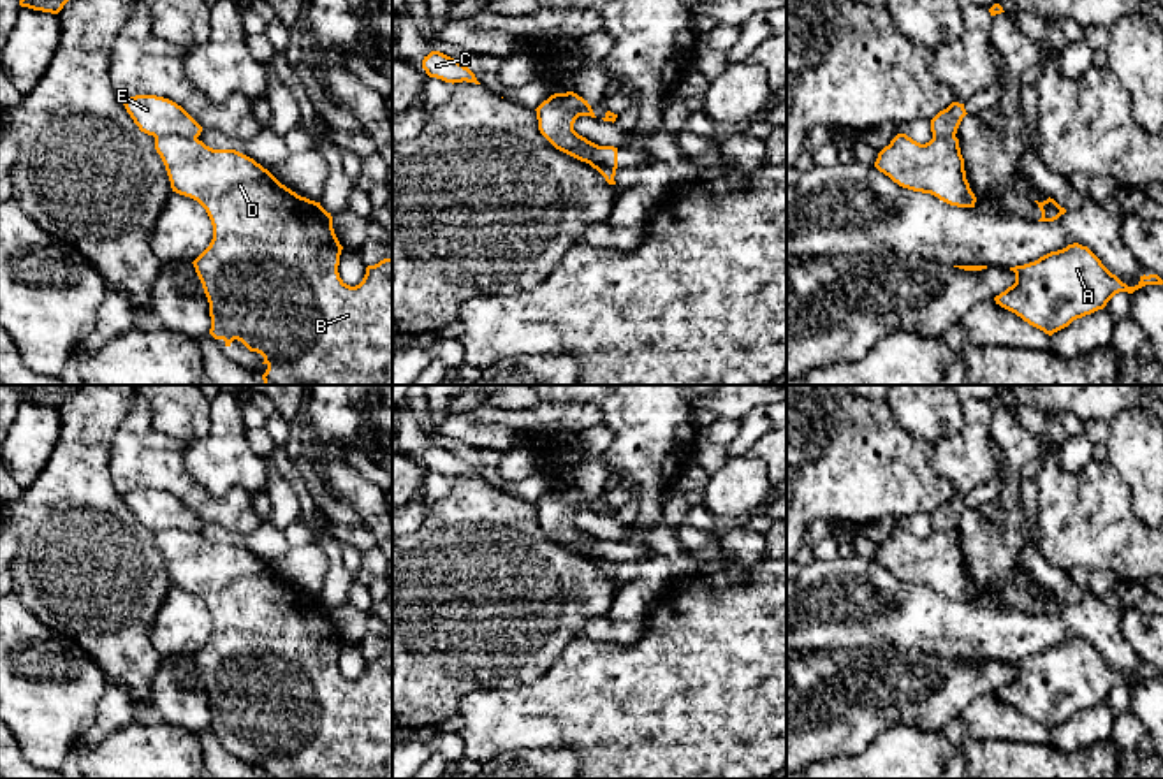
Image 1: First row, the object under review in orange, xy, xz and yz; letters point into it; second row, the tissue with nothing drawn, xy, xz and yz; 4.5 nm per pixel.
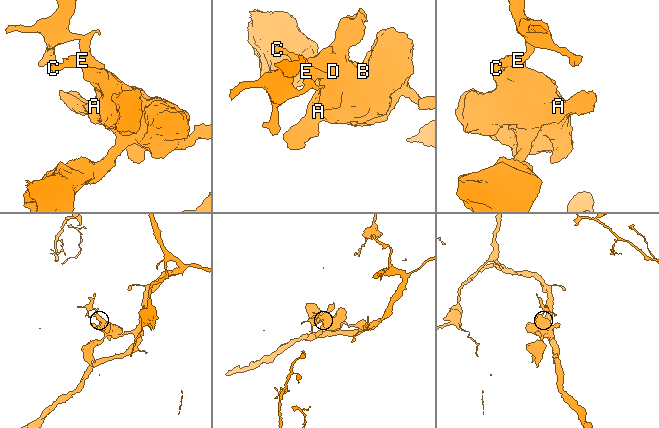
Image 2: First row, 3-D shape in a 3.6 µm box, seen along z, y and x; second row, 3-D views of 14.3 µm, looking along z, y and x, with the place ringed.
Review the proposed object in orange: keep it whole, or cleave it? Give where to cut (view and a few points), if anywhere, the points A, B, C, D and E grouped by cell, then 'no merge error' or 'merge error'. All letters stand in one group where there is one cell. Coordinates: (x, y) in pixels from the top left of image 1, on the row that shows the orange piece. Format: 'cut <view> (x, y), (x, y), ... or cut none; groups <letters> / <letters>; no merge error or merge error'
cut xz (588, 141), (588, 153), (597, 162), (614, 169); groups A B D / C E; merge error

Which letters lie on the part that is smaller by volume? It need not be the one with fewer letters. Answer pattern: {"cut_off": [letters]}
{"cut_off": ["C", "E"]}

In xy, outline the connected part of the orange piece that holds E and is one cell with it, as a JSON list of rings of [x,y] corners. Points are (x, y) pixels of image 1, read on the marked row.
[[[135,95],[123,106],[141,132],[158,135],[199,137],[202,127],[176,102],[157,95]]]

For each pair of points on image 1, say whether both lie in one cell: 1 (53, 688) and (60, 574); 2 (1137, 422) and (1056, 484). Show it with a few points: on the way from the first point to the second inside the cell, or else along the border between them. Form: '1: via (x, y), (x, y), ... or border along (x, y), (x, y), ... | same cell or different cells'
1: border along (25, 605), (60, 633), (73, 639), (90, 656) | different cells
2: border along (1107, 459), (1130, 495) | different cells

